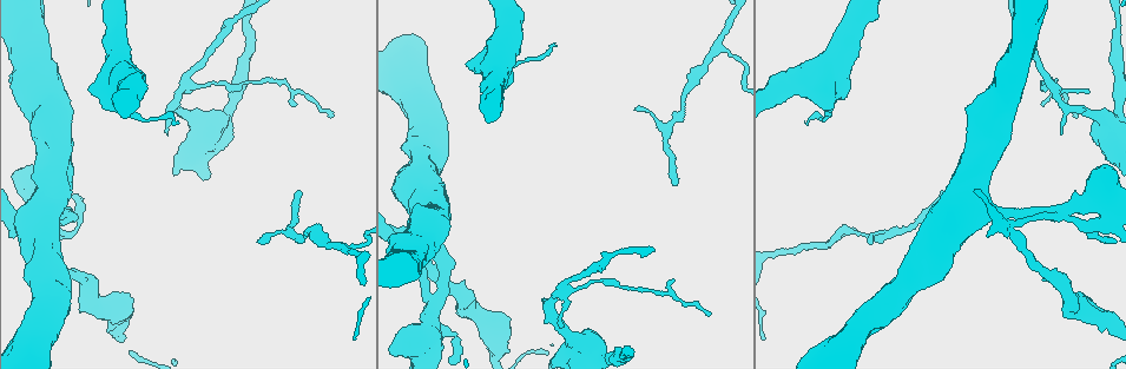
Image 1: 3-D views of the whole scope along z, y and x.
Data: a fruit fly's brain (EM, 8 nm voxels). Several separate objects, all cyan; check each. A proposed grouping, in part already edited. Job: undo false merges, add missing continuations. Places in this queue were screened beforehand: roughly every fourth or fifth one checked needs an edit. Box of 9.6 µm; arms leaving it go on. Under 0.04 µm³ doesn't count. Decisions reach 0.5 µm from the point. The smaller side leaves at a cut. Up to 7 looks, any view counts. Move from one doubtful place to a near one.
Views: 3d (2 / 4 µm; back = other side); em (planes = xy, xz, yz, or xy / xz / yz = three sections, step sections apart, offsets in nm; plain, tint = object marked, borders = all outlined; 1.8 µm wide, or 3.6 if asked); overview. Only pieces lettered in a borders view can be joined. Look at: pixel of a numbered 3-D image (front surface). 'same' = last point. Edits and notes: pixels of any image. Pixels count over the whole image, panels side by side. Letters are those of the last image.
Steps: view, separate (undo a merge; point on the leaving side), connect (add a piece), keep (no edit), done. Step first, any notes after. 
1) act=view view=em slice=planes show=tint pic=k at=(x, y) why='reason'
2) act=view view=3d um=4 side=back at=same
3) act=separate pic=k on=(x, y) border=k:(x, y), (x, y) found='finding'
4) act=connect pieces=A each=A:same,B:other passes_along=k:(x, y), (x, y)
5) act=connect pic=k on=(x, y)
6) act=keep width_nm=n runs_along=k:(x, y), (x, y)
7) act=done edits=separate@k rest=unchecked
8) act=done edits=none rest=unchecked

act=view view=3d um=2 pic=1 at=(343, 248) why='sharp bend'

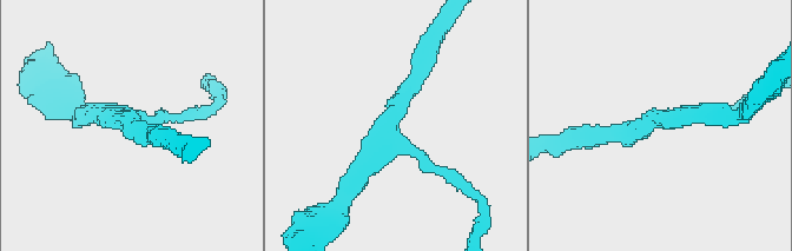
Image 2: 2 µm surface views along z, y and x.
act=view view=em slice=planes show=plain pic=2 at=(129, 117)

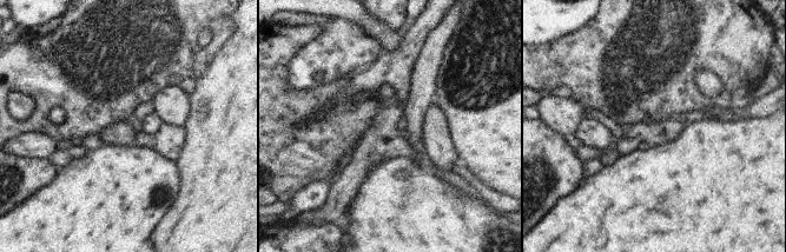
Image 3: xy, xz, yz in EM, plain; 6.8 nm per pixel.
act=view view=em slice=planes show=borders at=same why='see the neighbours'

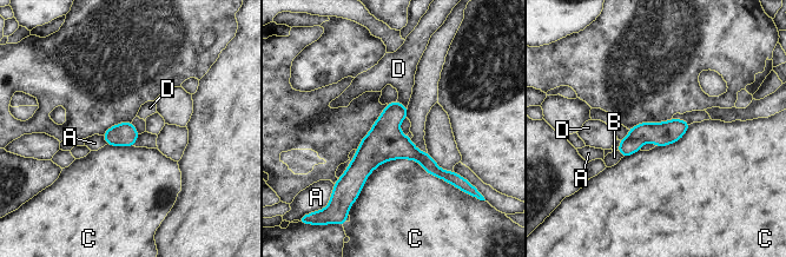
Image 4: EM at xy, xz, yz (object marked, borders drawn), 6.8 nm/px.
act=keep each=A:other,B:other,C:other,D:other arms=3 runs_along=4:(448, 176), (410, 151), (376, 151), (343, 179) found='continuous, no second neuron'

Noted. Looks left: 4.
act=view view=3d um=4 pic=1 at=(1061, 213) why='abrupt turn'

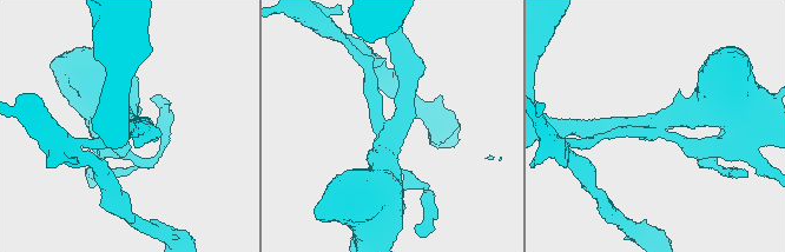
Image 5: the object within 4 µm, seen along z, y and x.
act=view view=em slice=xz step=16 show=tint pic=5 at=(653, 126) arms=4 why='need the tissue'

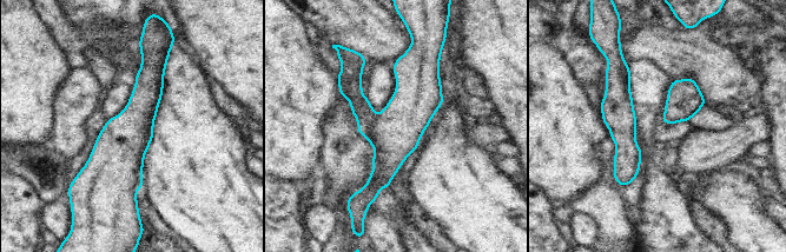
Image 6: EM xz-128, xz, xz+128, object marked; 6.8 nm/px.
act=view view=em slice=planes show=borders at=same why='another direction'

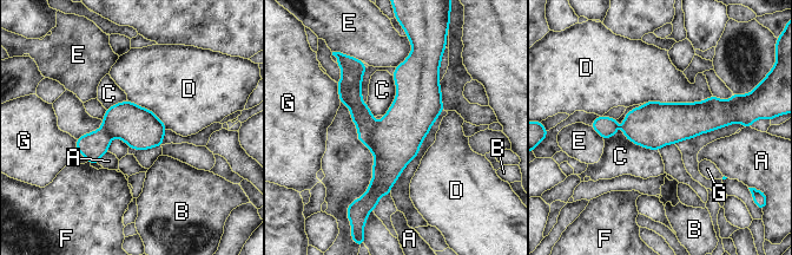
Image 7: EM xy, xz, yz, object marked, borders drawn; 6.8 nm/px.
act=keep each=A:other,B:other,C:other,D:other,E:other,F:other,G:other found='one neuron here'

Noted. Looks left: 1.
act=done edits=none rest=unchecked

